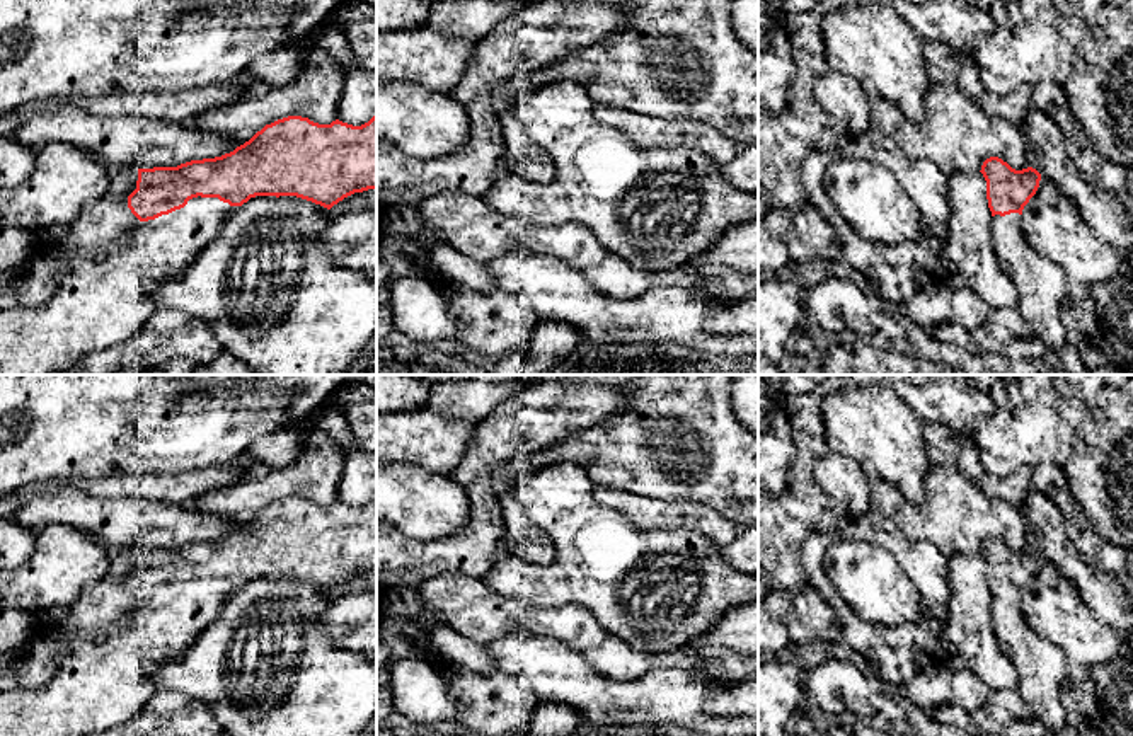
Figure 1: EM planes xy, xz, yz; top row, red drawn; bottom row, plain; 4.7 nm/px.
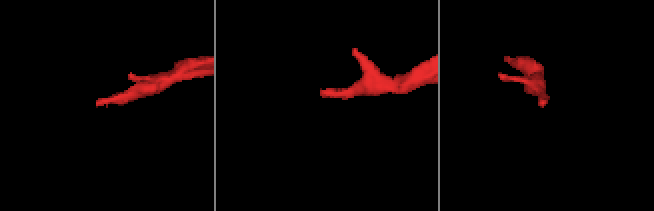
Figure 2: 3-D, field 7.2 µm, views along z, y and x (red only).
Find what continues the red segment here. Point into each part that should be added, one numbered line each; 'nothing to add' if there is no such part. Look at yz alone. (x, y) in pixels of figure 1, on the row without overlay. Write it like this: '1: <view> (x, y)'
1: yz (1041, 665)

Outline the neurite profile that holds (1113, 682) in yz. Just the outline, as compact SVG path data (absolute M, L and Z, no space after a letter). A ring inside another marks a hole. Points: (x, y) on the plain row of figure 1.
M1116 656L1090 671L1097 700L1118 736L1133 736L1133 658Z

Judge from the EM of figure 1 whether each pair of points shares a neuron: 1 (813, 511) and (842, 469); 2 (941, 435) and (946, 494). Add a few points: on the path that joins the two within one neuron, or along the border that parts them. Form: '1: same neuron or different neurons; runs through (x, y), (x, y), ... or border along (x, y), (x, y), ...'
1: different neurons; border along (827, 452), (815, 462), (813, 477), (845, 517)
2: different neurons; border along (932, 465), (958, 469), (975, 482)

